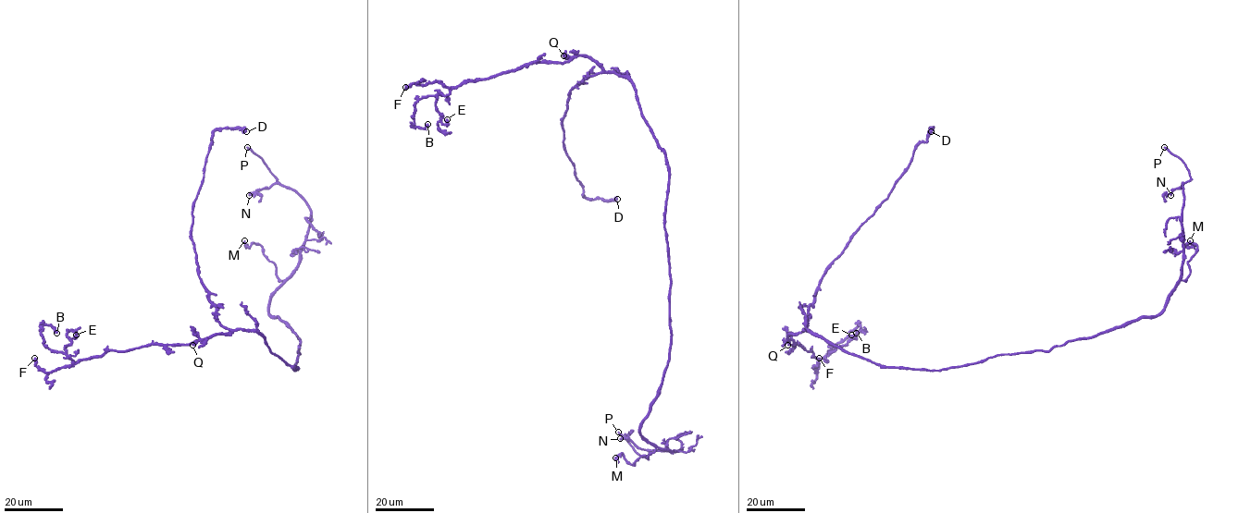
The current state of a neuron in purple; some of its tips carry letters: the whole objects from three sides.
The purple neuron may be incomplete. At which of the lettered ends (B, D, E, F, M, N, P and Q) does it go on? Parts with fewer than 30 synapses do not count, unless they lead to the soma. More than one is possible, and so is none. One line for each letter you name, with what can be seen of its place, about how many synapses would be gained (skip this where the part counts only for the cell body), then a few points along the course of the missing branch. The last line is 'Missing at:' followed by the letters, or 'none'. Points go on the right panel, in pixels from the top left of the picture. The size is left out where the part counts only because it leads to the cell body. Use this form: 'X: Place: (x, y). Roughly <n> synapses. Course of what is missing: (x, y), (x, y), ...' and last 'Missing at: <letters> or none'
P: Place: (1164, 147). Course of what is missing: (1164, 147), (1157, 134), (1155, 121), (1157, 116)
Missing at: P

